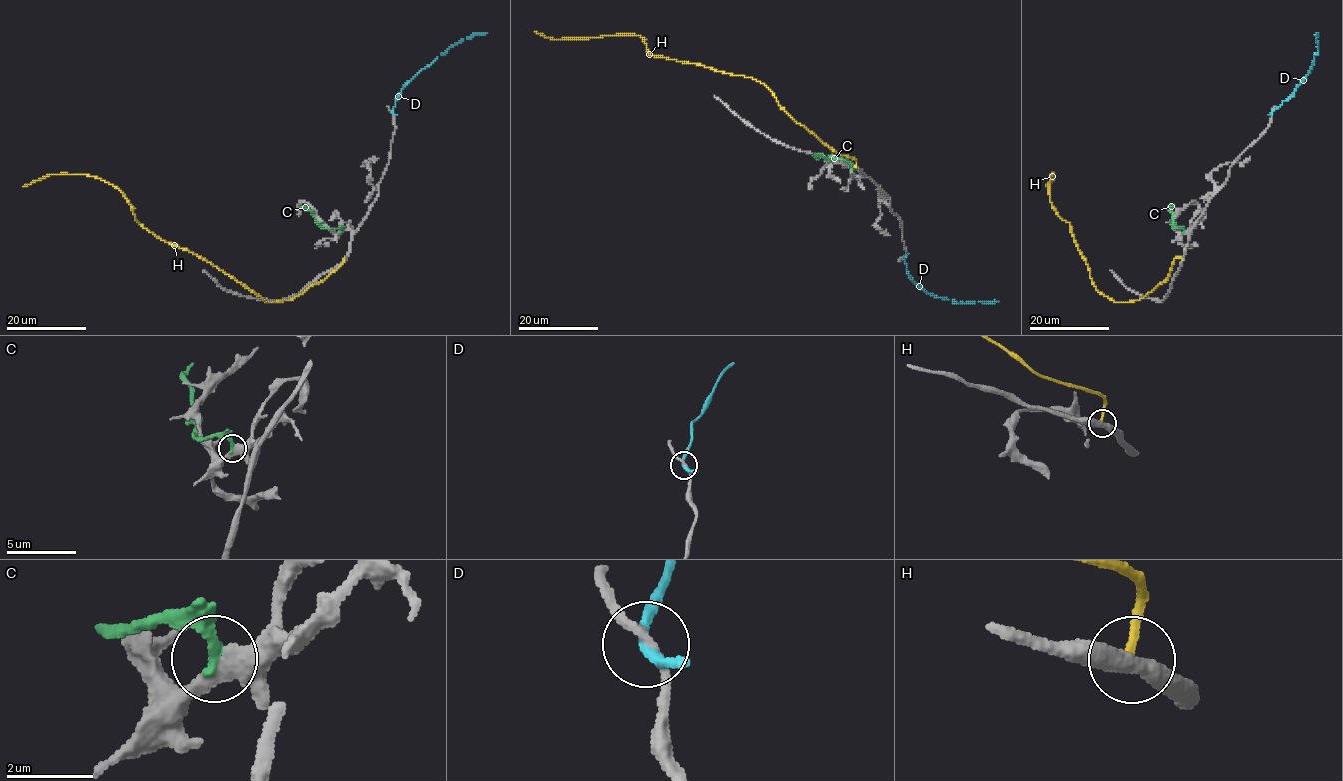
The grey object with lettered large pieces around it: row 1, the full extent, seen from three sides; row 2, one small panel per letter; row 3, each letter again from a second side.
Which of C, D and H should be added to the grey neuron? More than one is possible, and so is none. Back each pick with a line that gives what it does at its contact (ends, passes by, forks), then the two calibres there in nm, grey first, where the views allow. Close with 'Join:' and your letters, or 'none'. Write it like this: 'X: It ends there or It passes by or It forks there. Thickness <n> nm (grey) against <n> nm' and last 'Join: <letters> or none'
Join: none

